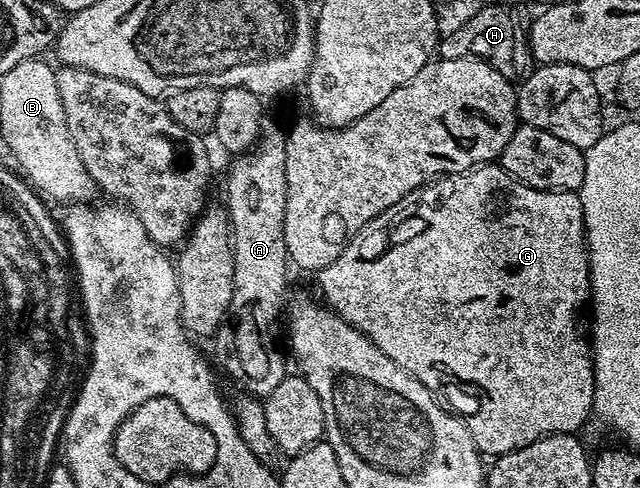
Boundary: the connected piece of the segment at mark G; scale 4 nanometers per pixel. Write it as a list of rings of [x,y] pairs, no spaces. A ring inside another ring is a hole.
[[[499,164],[474,166],[472,170],[460,174],[445,174],[444,177],[446,181],[433,190],[435,194],[431,192],[431,196],[443,196],[443,208],[441,204],[435,204],[439,206],[439,212],[443,212],[441,214],[443,224],[437,226],[441,228],[441,232],[423,232],[425,228],[421,222],[423,220],[421,208],[425,208],[425,204],[411,210],[410,196],[407,196],[405,208],[403,204],[393,204],[393,208],[369,220],[365,228],[361,228],[359,235],[347,243],[341,256],[333,260],[333,264],[318,271],[320,290],[318,293],[322,301],[350,326],[360,330],[369,340],[373,340],[373,344],[377,344],[377,348],[381,348],[381,352],[385,352],[385,356],[393,360],[393,364],[405,368],[405,372],[421,380],[421,384],[425,384],[432,392],[438,392],[442,401],[454,413],[465,419],[480,454],[484,456],[508,454],[550,434],[579,432],[586,424],[587,417],[590,419],[593,414],[591,405],[595,395],[595,367],[591,361],[588,318],[591,301],[591,262],[587,259],[587,233],[578,193],[573,190],[538,190],[526,186],[524,182],[518,182],[516,178],[511,177]],[[455,186],[461,188],[461,204],[453,204],[451,196]]]

